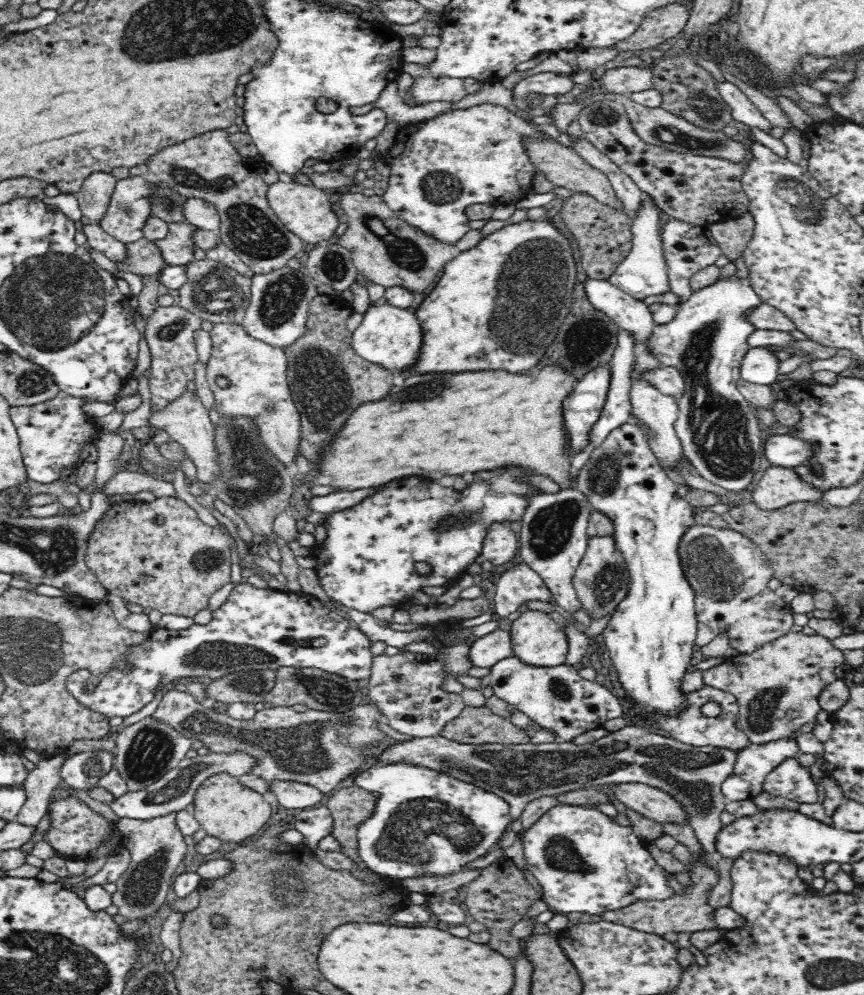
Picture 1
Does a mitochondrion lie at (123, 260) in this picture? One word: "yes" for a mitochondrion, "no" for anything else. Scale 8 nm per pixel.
no

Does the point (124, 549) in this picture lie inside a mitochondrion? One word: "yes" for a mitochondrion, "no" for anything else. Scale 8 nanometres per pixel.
no

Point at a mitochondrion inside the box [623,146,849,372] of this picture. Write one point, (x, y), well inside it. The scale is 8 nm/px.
(802, 209)

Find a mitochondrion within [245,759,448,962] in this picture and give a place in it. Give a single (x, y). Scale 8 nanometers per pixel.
(274, 885)

